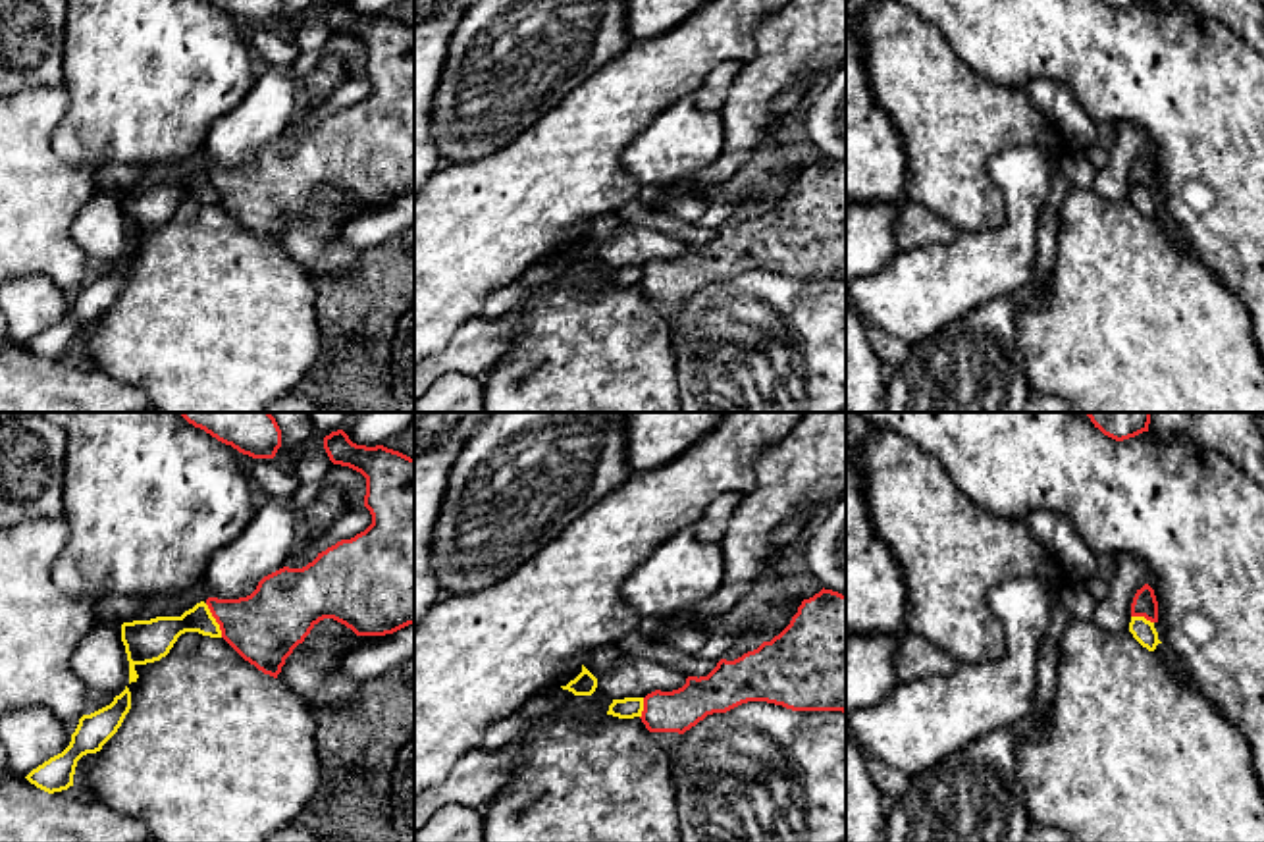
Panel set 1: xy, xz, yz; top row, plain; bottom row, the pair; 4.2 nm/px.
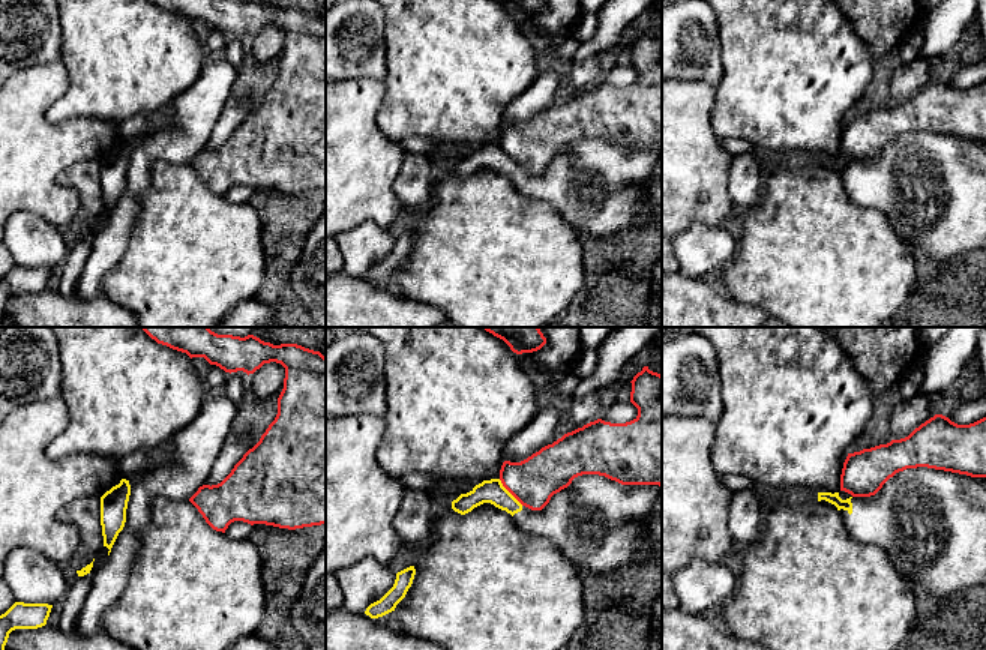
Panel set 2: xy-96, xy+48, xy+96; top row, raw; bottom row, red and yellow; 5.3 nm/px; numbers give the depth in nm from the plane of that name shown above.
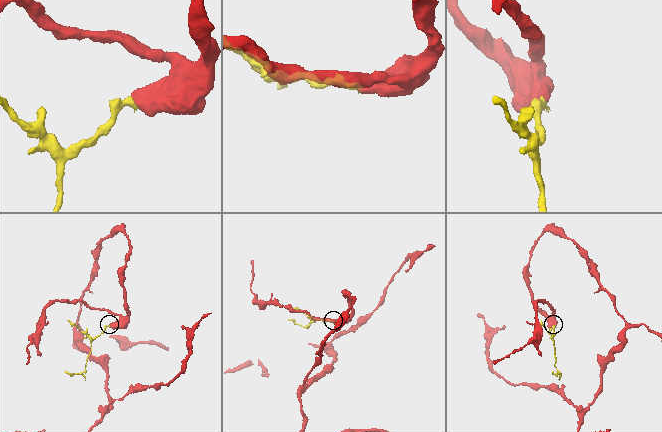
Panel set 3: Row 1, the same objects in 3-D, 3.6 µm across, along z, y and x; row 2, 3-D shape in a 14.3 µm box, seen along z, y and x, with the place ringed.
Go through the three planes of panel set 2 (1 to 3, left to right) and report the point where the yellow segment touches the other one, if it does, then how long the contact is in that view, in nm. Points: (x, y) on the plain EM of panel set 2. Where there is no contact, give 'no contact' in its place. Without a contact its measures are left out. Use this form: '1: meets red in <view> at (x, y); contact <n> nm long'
1: no contact
2: meets red in xy+48 at (511, 156); contact 190 nm long
3: no contact

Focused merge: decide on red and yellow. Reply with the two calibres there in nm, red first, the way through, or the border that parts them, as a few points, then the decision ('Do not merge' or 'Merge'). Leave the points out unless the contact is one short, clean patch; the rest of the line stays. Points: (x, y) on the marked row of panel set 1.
Thickness 300 nm (red) against 150 nm. Boundary: xy (205, 604), (222, 636). Do not merge

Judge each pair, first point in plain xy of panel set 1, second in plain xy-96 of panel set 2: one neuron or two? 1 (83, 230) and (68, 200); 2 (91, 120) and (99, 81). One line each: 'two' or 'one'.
1: two
2: one

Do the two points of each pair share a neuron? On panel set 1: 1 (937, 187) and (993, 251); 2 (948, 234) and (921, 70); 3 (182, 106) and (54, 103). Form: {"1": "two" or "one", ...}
{"1": "two", "2": "two", "3": "two"}

